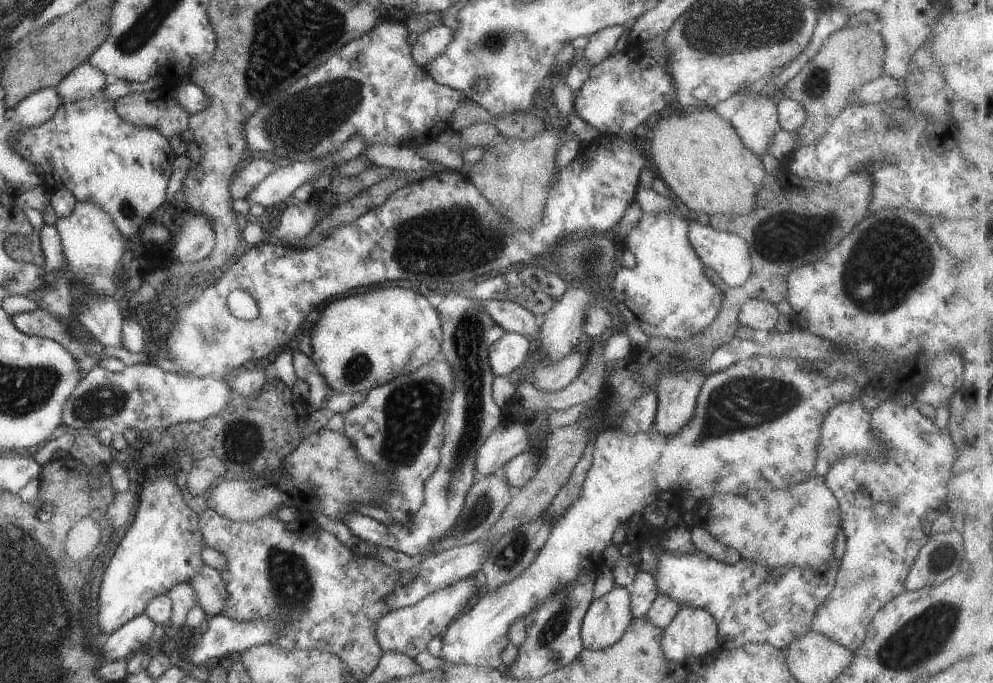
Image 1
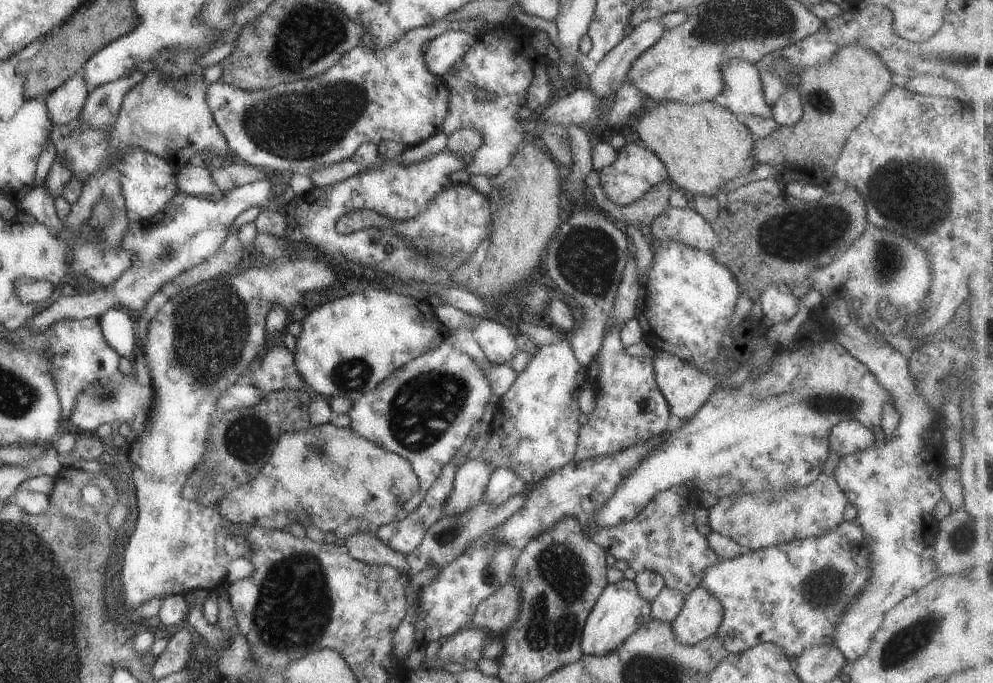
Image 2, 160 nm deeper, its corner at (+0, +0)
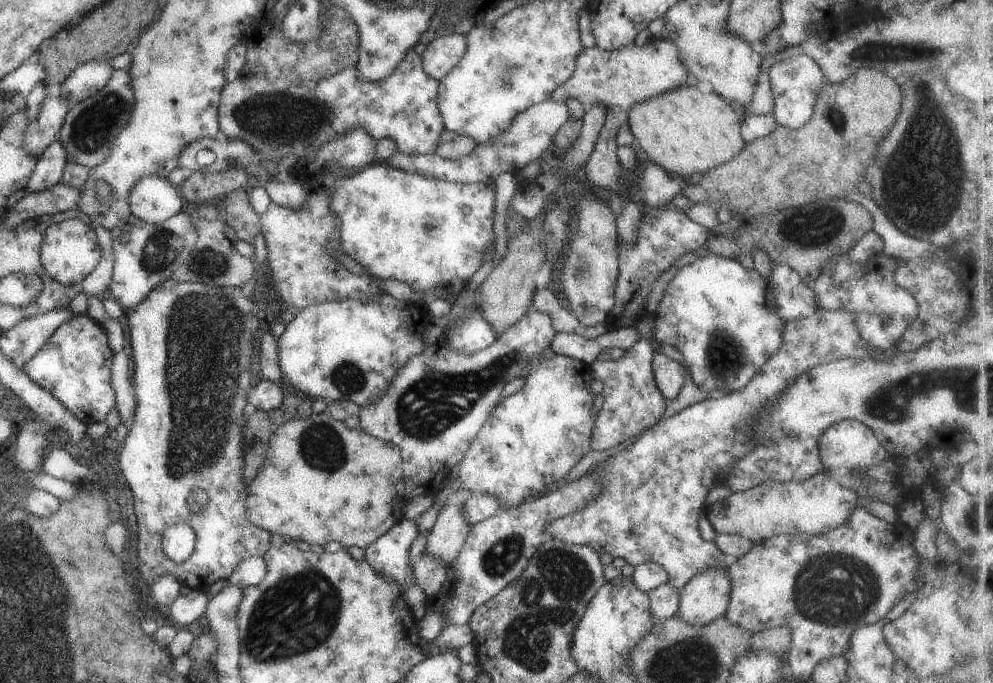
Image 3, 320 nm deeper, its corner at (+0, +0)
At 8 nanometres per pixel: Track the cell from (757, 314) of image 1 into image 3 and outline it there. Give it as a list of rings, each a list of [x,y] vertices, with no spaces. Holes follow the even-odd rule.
[[[777,265],[770,272],[768,279],[771,290],[774,292],[774,311],[783,318],[784,321],[805,318],[819,309],[811,285],[806,285],[801,280],[801,277],[787,265]]]

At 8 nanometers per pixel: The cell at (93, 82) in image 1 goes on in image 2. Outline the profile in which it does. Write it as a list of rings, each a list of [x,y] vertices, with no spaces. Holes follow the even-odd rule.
[[[81,69],[61,86],[47,94],[45,108],[48,119],[53,125],[64,125],[73,121],[87,96],[87,90],[81,78]]]

